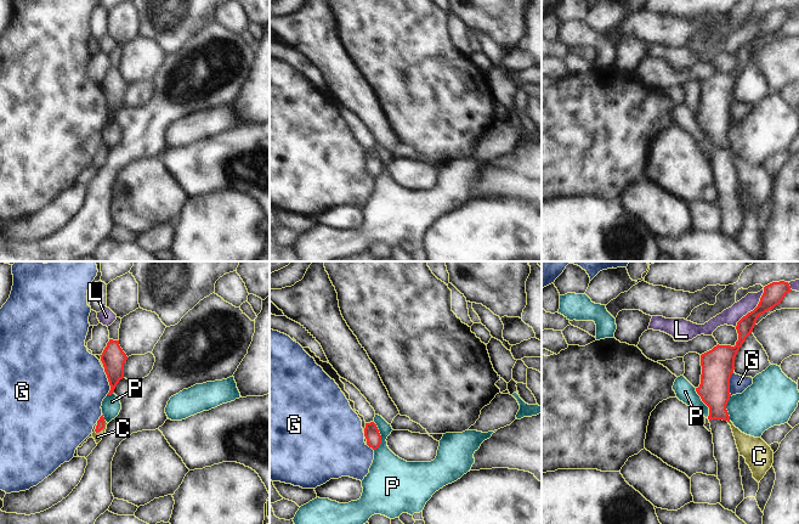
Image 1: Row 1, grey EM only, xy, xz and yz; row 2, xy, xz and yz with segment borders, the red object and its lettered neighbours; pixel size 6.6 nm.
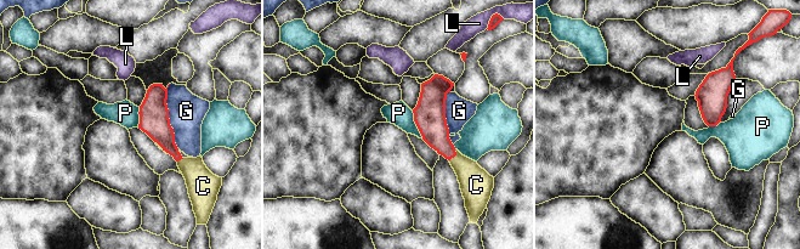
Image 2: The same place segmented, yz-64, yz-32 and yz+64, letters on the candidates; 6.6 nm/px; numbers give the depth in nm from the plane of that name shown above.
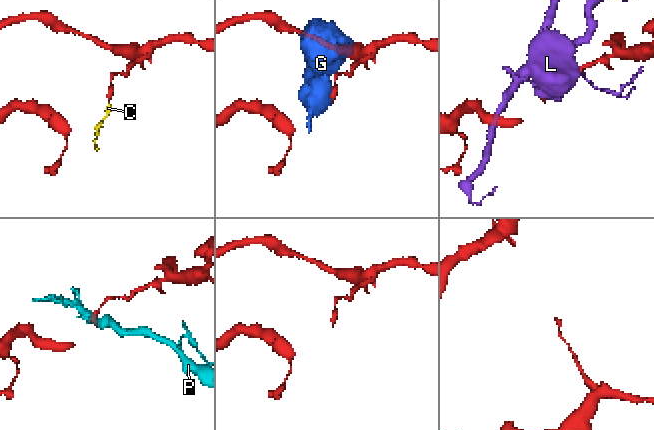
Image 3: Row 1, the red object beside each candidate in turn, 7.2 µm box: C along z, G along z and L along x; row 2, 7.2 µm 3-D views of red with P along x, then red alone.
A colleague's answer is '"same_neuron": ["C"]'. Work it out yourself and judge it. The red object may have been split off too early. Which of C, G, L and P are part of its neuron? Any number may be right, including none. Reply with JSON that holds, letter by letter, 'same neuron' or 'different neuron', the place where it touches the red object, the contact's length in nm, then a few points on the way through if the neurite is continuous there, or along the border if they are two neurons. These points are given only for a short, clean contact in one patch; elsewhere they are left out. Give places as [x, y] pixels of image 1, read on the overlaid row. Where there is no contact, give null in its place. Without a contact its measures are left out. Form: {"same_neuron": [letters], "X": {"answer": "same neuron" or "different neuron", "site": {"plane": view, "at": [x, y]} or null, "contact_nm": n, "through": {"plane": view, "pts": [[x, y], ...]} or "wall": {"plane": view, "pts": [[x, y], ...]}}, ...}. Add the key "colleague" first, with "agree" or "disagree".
{"colleague": "agree", "same_neuron": ["C"], "C": {"answer": "same neuron", "site": {"plane": "xy", "at": [102, 428]}, "contact_nm": 110, "through": {"plane": "xy", "pts": [[100, 426], [102, 428], [97, 437]]}}, "G": {"answer": "different neuron", "site": {"plane": "xy", "at": [108, 381]}, "contact_nm": 180}, "L": {"answer": "different neuron", "site": {"plane": "yz", "at": [754, 309]}, "contact_nm": 320, "wall": {"plane": "yz", "pts": [[764, 288], [759, 303], [735, 326]]}}, "P": {"answer": "different neuron", "site": {"plane": "yz", "at": [703, 401]}, "contact_nm": 220, "wall": {"plane": "yz", "pts": [[695, 388], [701, 400], [708, 407], [708, 417]]}}}

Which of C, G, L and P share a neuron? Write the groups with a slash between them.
C / G / L / P

